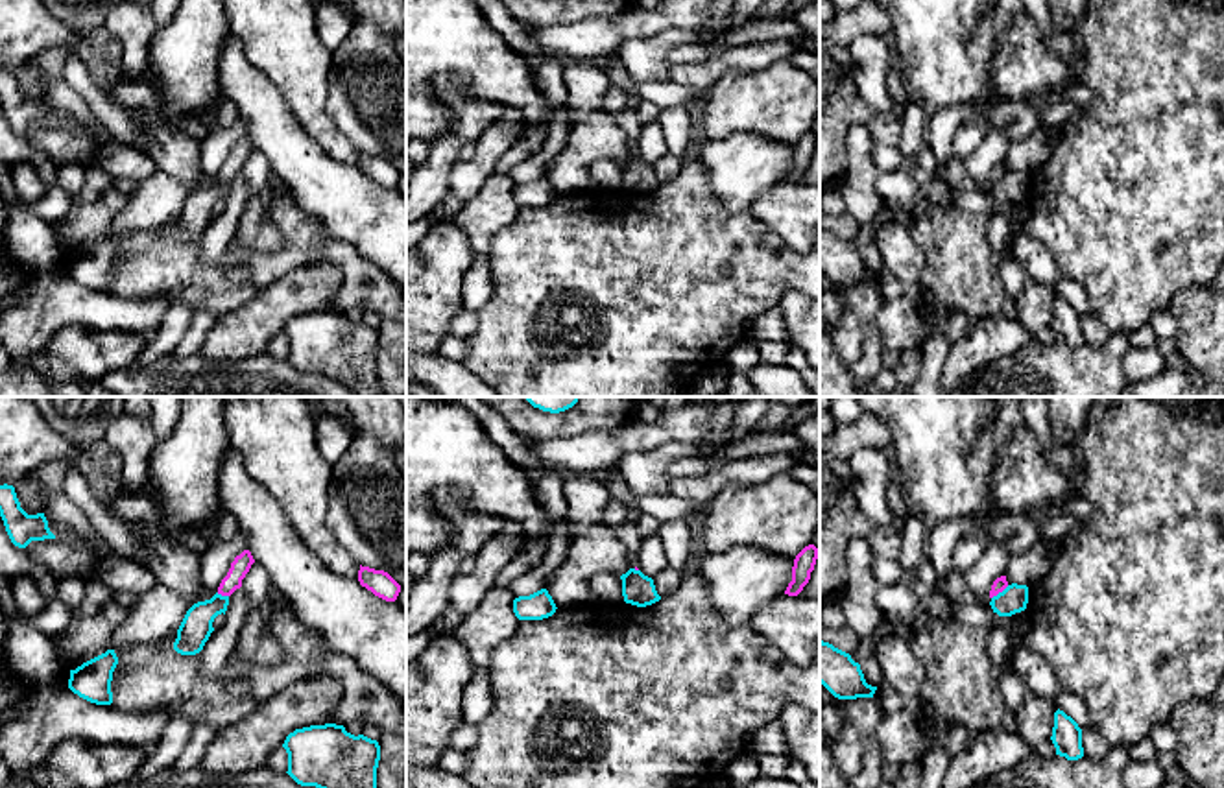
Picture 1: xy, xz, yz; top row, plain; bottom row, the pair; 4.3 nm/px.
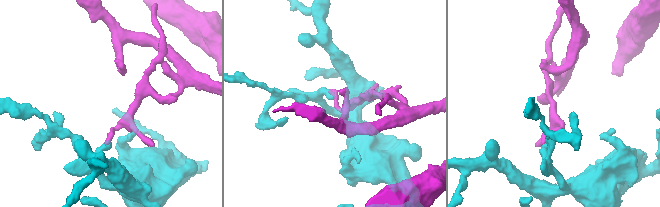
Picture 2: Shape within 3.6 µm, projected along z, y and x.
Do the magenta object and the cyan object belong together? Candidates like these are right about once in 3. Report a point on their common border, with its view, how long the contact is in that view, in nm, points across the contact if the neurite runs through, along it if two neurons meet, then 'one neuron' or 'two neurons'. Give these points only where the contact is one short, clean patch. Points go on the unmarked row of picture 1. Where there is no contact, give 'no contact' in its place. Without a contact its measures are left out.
yz (999, 178) | 100 nm | along yz (1008, 172), (992, 185) | two neurons

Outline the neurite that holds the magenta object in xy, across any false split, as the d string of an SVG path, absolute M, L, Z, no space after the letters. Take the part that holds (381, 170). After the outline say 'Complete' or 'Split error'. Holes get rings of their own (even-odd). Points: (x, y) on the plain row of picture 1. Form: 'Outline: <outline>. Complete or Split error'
Outline: M360 151L358 168L362 173L386 188L395 188L401 179L401 172L384 157Z. Complete

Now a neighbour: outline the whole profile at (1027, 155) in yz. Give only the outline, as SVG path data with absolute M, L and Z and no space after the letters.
M1063 125L1038 127L1026 138L1010 142L1008 155L1004 159L1008 172L1036 172L1041 168L1054 148L1060 144Z

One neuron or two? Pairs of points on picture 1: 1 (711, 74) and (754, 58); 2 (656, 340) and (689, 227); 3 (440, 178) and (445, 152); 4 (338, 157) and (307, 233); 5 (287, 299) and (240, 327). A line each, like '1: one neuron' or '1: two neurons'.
1: one neuron
2: one neuron
3: one neuron
4: two neurons
5: one neuron

